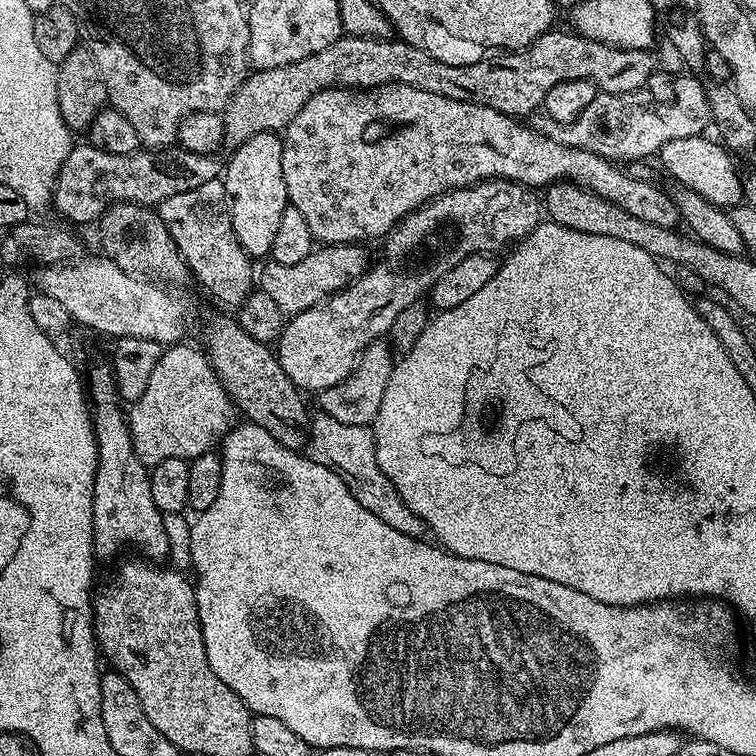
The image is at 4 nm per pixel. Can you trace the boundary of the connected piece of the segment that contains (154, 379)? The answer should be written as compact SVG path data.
M188 342L165 347L158 358L158 366L154 366L150 374L150 383L142 398L131 401L127 409L134 454L145 466L166 458L191 462L195 456L213 451L237 419L238 409L212 368L211 360L197 348L191 348Z

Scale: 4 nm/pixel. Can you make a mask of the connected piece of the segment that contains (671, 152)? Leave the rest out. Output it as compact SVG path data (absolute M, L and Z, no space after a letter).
M701 134L690 138L674 138L674 142L666 142L658 153L658 160L664 163L664 168L676 179L681 188L694 190L706 202L718 208L729 210L739 205L742 200L742 180L736 177L736 168L732 165L733 153L715 139L707 140L707 135Z

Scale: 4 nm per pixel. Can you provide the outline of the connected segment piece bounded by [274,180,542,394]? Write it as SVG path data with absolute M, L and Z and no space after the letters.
M482 180L479 184L456 186L433 196L383 237L384 249L377 264L376 261L369 263L368 269L353 284L347 284L341 292L310 306L310 310L295 313L285 323L274 351L282 370L286 370L286 378L290 378L290 382L294 382L294 386L304 394L318 394L330 386L338 386L338 382L354 370L366 346L387 337L390 326L394 326L394 318L398 318L406 306L417 303L423 297L420 295L423 292L425 295L432 284L450 270L450 266L458 266L462 258L473 256L476 252L496 254L499 248L515 245L529 236L541 220L541 197L533 189L514 180Z

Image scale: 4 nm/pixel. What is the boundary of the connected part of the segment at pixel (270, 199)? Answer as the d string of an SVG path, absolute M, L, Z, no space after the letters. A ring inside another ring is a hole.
M259 132L246 142L235 145L232 157L222 172L228 195L228 213L240 248L249 258L267 257L274 246L274 237L282 223L282 210L290 207L286 178L282 178L283 139L274 132Z

